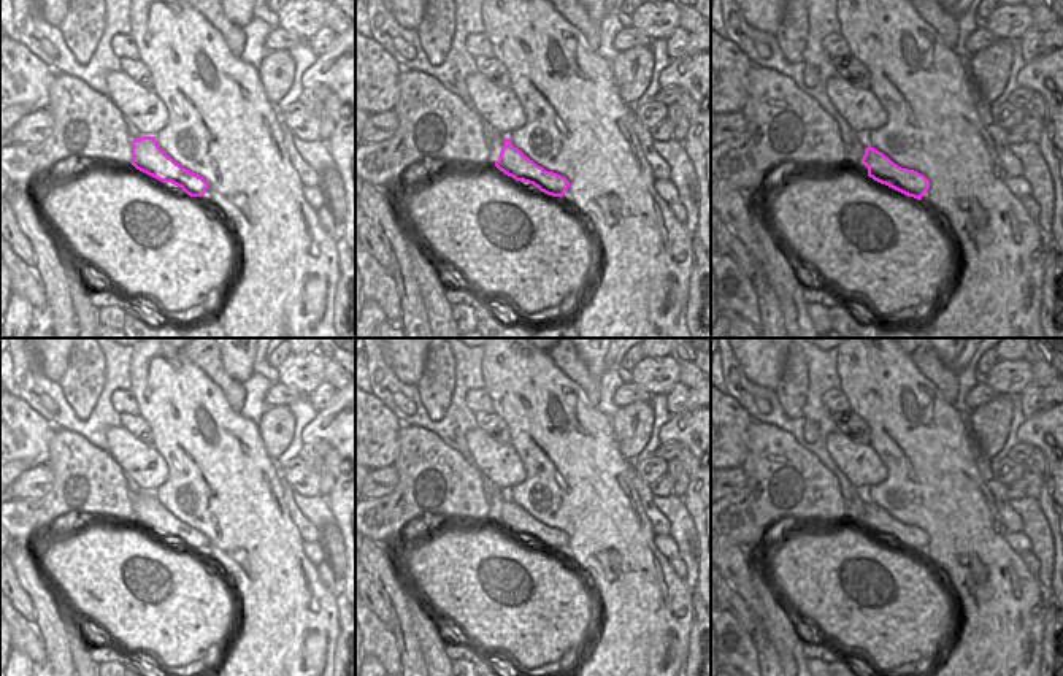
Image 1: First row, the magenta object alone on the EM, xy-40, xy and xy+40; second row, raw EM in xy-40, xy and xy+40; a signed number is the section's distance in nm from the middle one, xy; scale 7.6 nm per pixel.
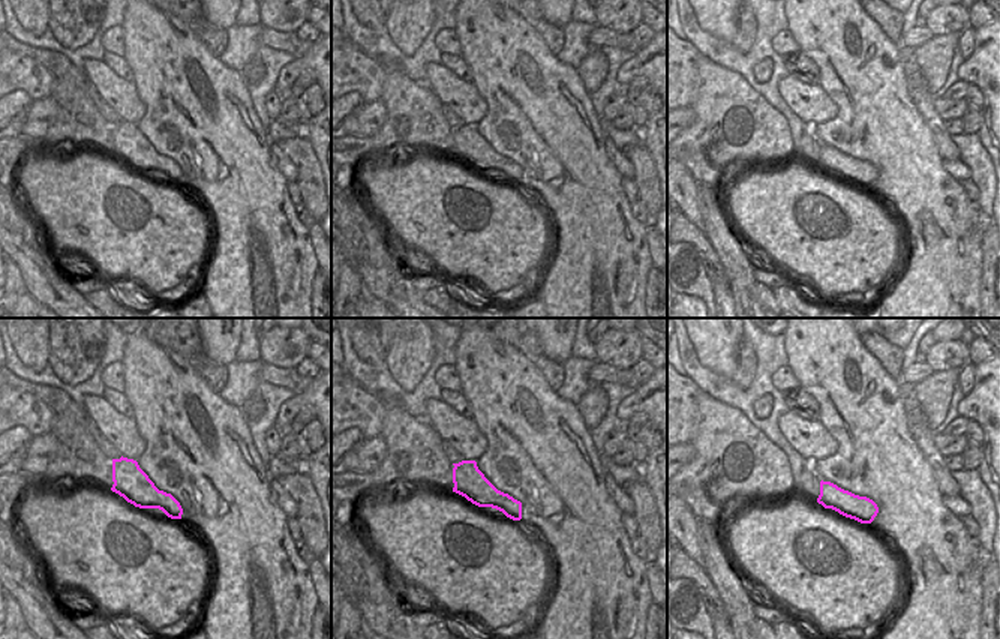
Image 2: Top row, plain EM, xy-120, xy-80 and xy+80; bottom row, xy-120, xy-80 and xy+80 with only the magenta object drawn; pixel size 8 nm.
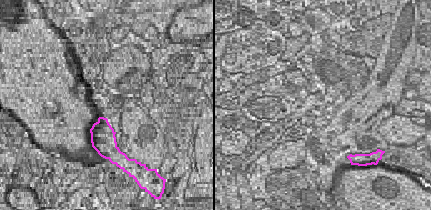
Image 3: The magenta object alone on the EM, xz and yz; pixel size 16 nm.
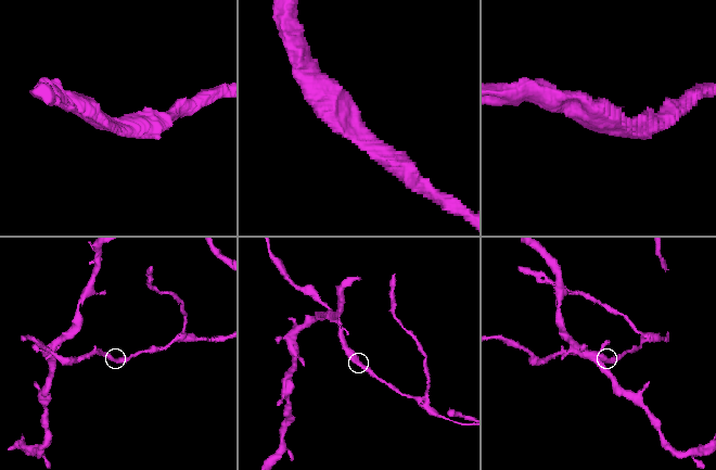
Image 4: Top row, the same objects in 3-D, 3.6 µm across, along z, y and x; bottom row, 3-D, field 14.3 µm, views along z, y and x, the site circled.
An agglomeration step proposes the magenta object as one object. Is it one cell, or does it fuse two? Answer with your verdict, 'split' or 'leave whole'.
leave whole

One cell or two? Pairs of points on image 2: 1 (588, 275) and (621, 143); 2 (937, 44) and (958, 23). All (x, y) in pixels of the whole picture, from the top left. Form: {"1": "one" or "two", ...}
{"1": "two", "2": "two"}

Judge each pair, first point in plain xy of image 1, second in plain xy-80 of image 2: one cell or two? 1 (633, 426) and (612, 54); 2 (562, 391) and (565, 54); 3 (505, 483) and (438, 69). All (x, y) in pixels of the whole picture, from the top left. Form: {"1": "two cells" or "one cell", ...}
{"1": "two cells", "2": "two cells", "3": "one cell"}

